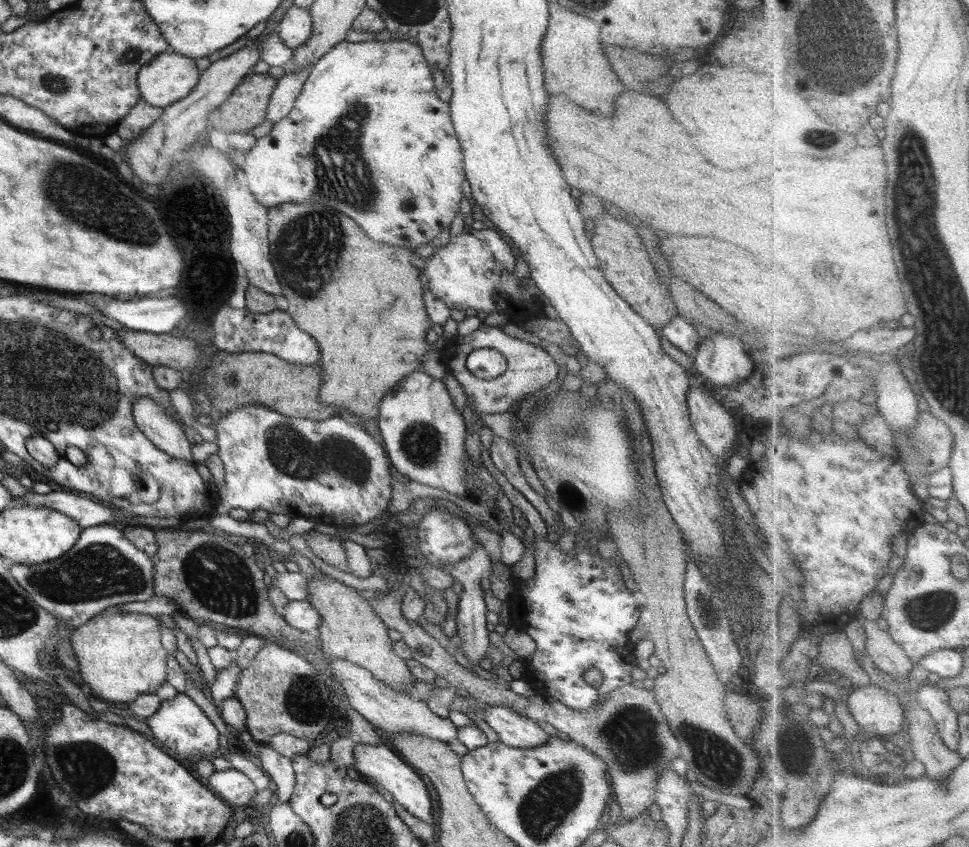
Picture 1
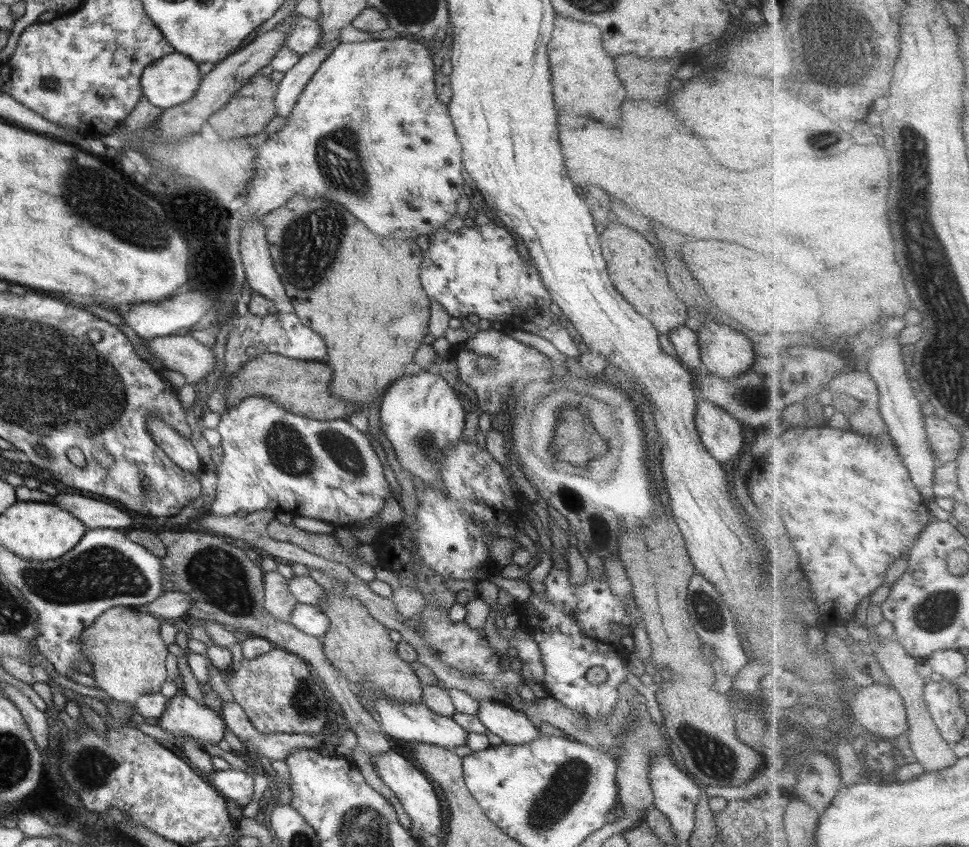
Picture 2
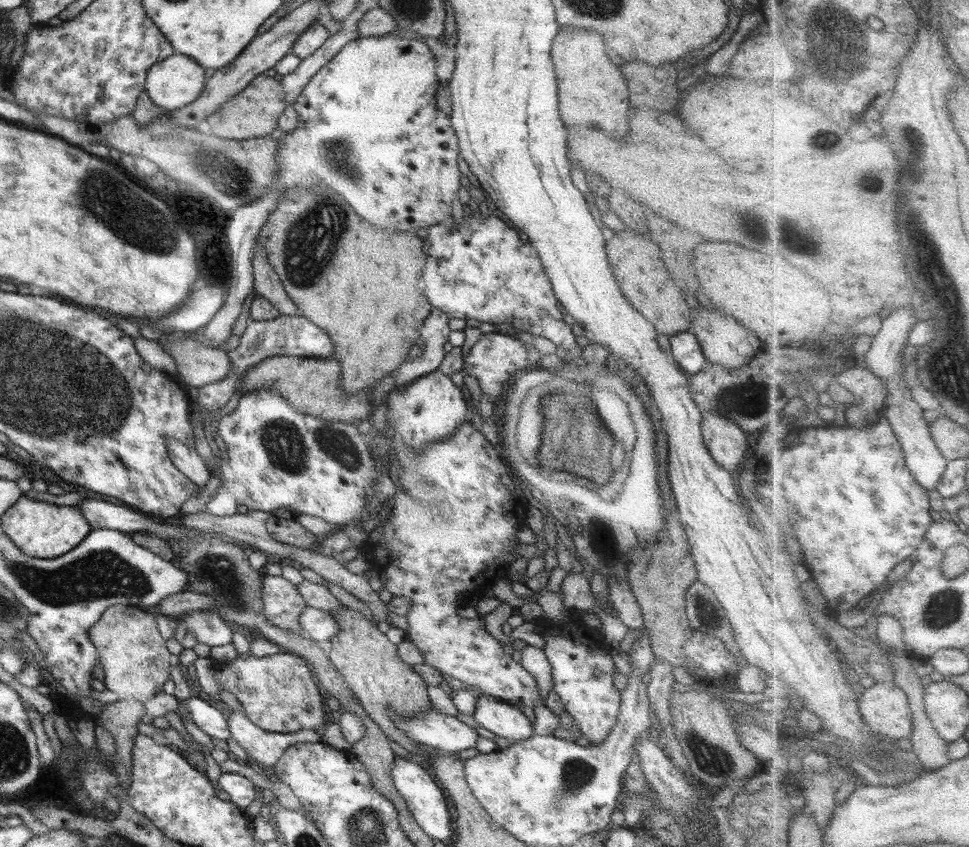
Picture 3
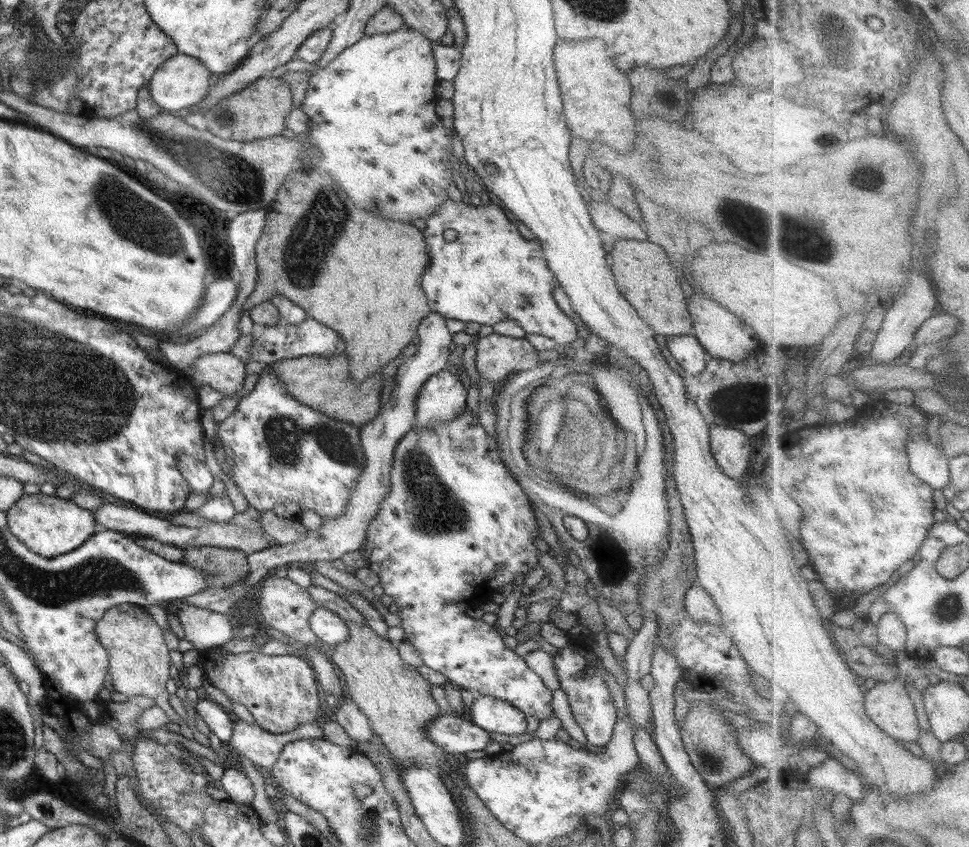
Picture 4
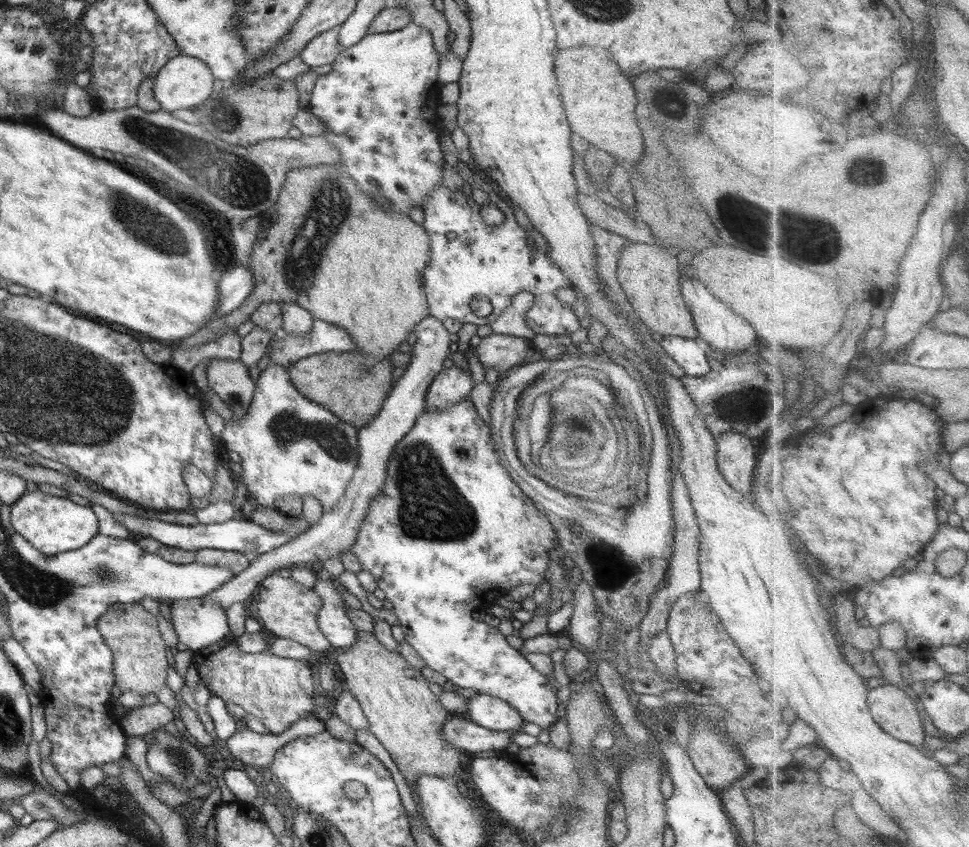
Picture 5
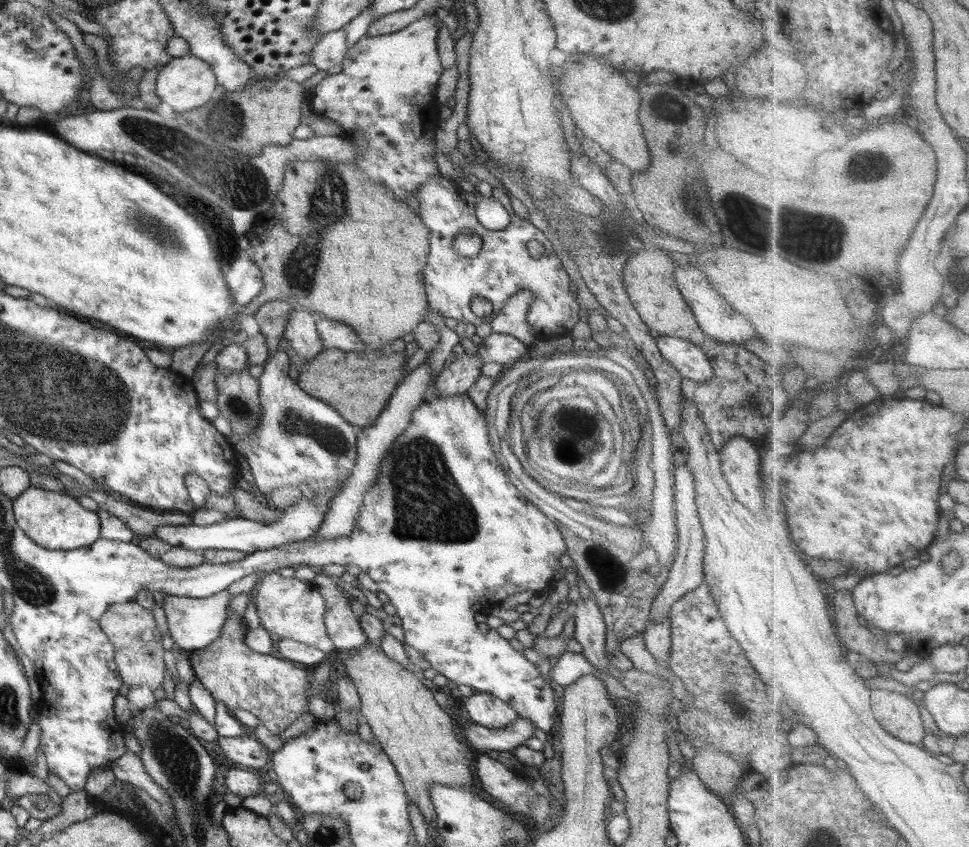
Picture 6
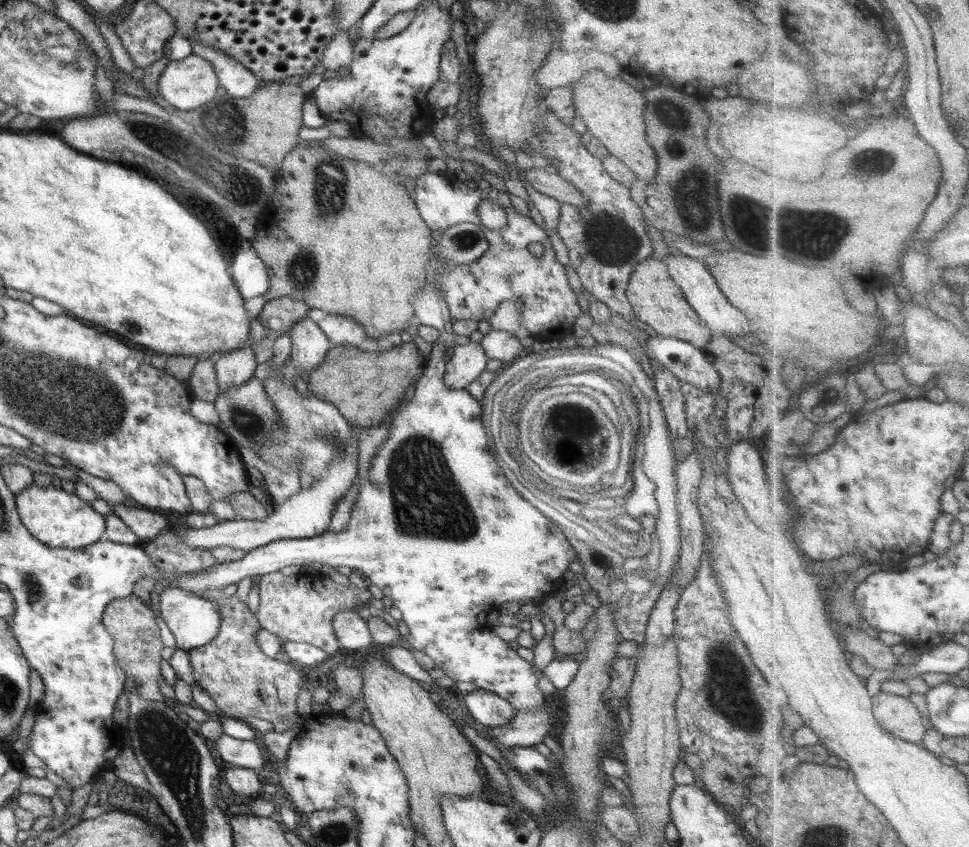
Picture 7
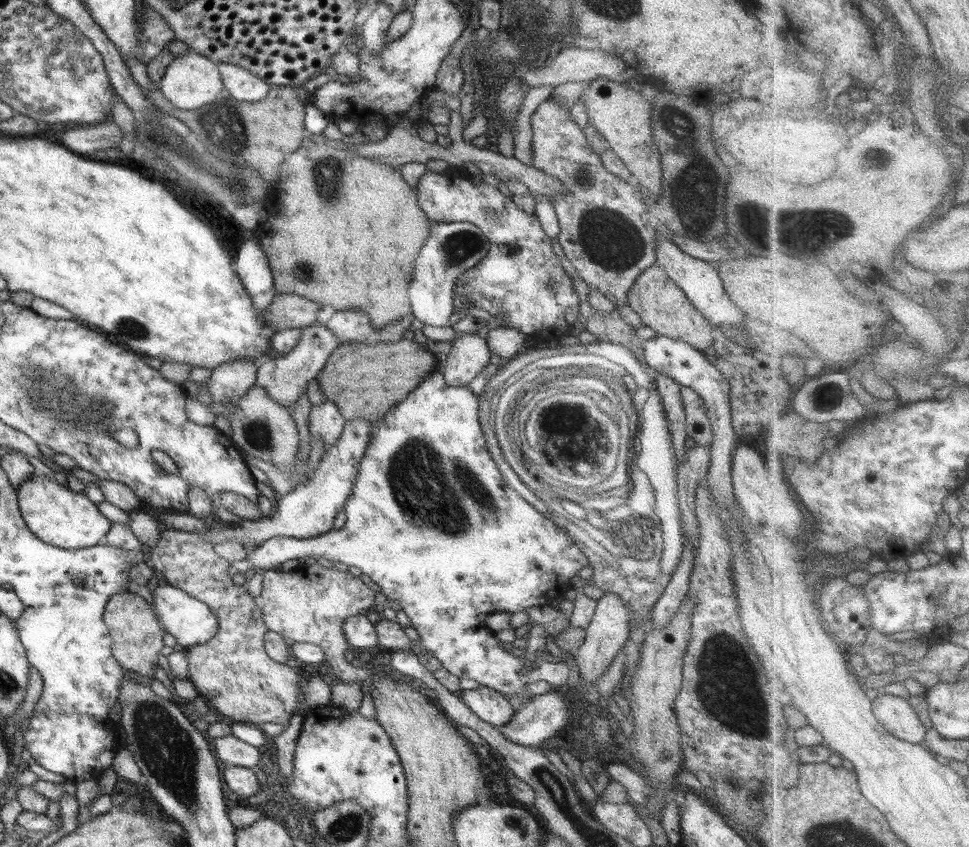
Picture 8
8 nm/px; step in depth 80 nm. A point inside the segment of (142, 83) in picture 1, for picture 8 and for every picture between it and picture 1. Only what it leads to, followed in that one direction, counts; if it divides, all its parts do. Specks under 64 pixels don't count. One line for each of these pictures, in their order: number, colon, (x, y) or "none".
2: (173, 79)
3: (176, 81)
4: (181, 82)
5: (184, 82)
6: (186, 83)
7: (186, 84)
8: (193, 80)

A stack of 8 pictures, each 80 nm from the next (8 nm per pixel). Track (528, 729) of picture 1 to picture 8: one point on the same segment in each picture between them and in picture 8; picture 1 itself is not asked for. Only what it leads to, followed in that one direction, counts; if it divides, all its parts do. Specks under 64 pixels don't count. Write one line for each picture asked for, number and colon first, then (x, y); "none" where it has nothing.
2: (514, 728)
3: (506, 720)
4: (491, 714)
5: (492, 713)
6: (483, 709)
7: (489, 709)
8: (492, 707)

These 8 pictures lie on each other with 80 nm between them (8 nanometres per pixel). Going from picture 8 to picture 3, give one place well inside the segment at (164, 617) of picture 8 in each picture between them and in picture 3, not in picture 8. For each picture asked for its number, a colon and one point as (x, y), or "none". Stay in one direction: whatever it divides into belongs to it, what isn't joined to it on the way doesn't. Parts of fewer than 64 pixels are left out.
3: (209, 629)
4: (203, 628)
5: (198, 623)
6: (193, 623)
7: (194, 620)

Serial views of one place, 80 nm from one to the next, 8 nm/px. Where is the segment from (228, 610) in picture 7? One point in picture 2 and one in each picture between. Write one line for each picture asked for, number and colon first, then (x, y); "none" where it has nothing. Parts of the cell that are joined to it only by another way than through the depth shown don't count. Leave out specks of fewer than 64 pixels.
2: (279, 693)
3: (278, 693)
4: (280, 692)
5: (279, 691)
6: (275, 692)

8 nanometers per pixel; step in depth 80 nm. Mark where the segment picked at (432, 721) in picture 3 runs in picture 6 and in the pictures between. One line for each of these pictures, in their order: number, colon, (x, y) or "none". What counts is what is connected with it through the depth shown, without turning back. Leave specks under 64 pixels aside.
4: (453, 733)
5: (467, 736)
6: (479, 738)

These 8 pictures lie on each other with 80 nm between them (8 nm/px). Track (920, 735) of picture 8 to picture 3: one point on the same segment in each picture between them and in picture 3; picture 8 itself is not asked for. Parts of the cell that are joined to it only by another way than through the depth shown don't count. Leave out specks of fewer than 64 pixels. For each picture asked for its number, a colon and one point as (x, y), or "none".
3: (887, 707)
4: (890, 705)
5: (895, 708)
6: (898, 712)
7: (898, 713)

